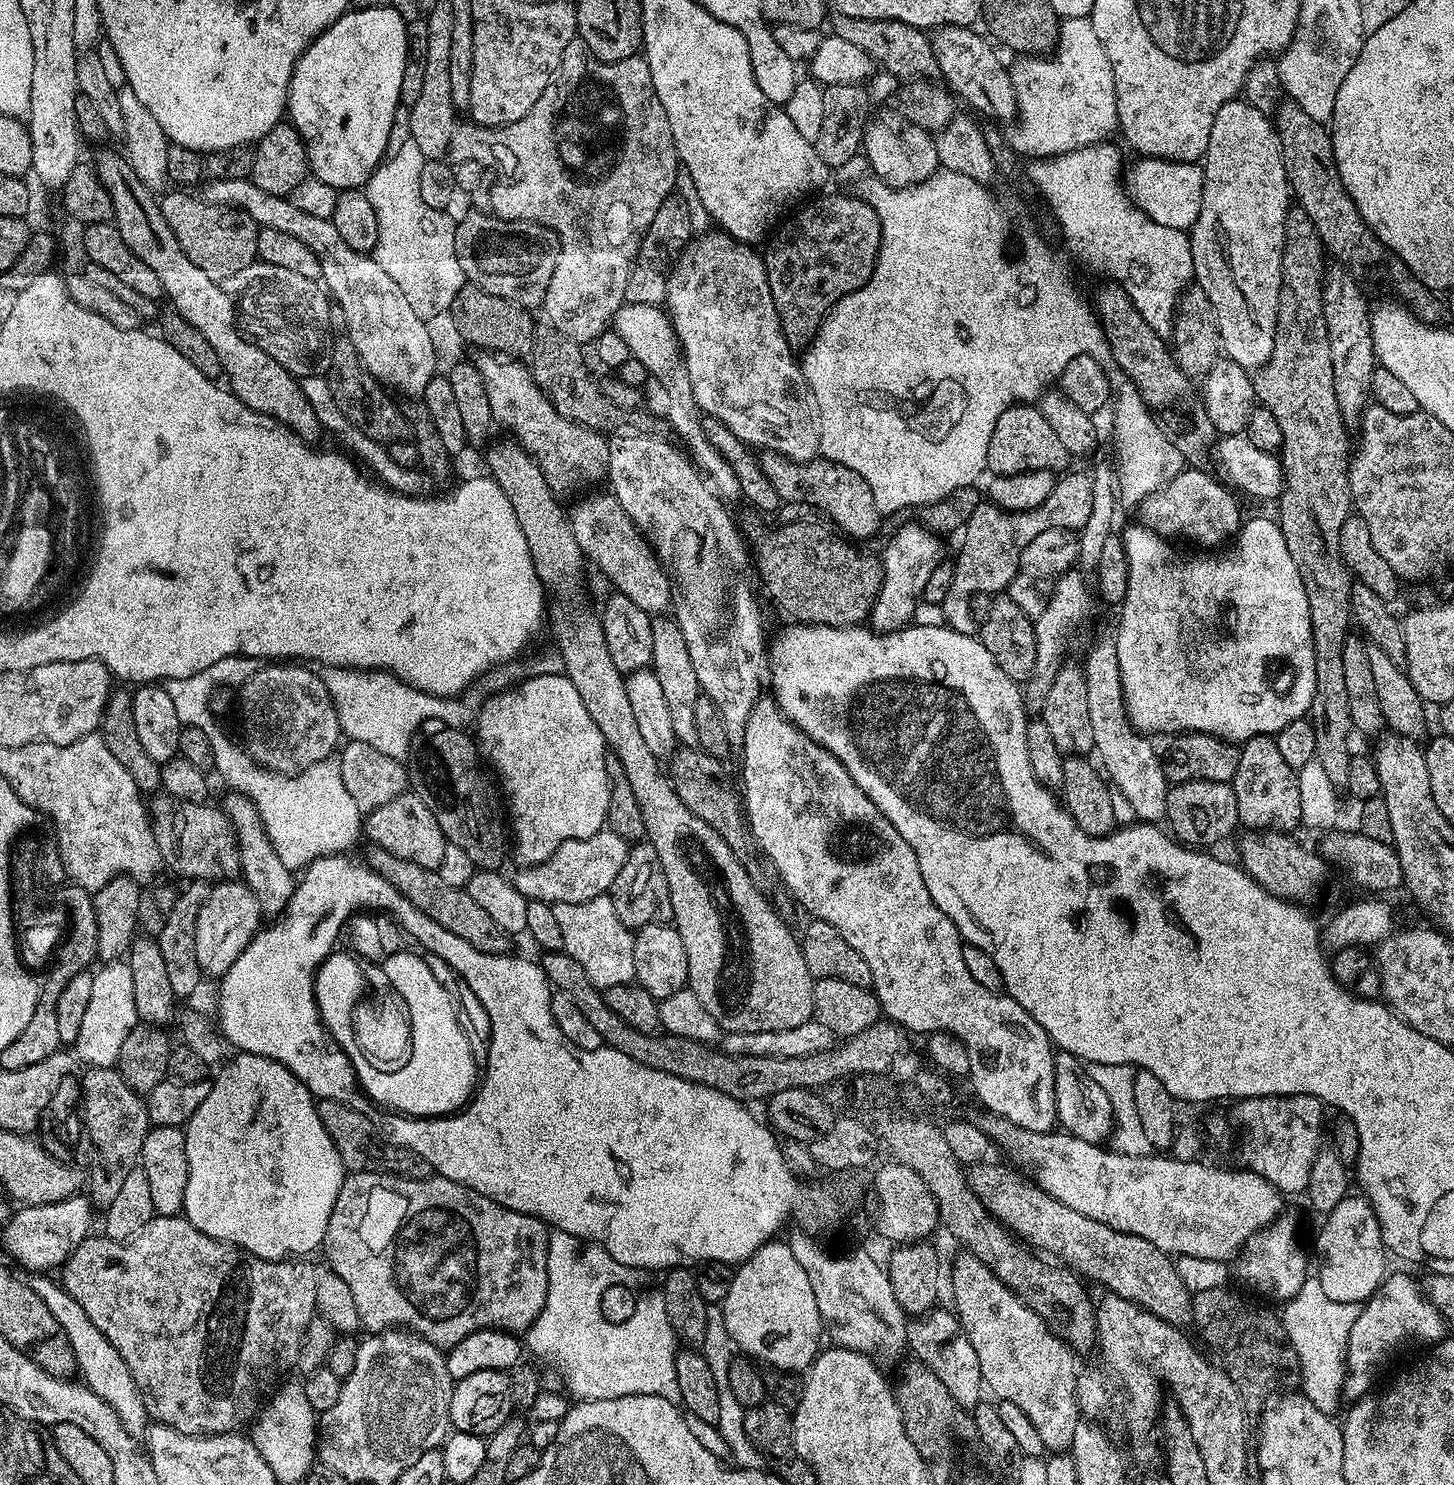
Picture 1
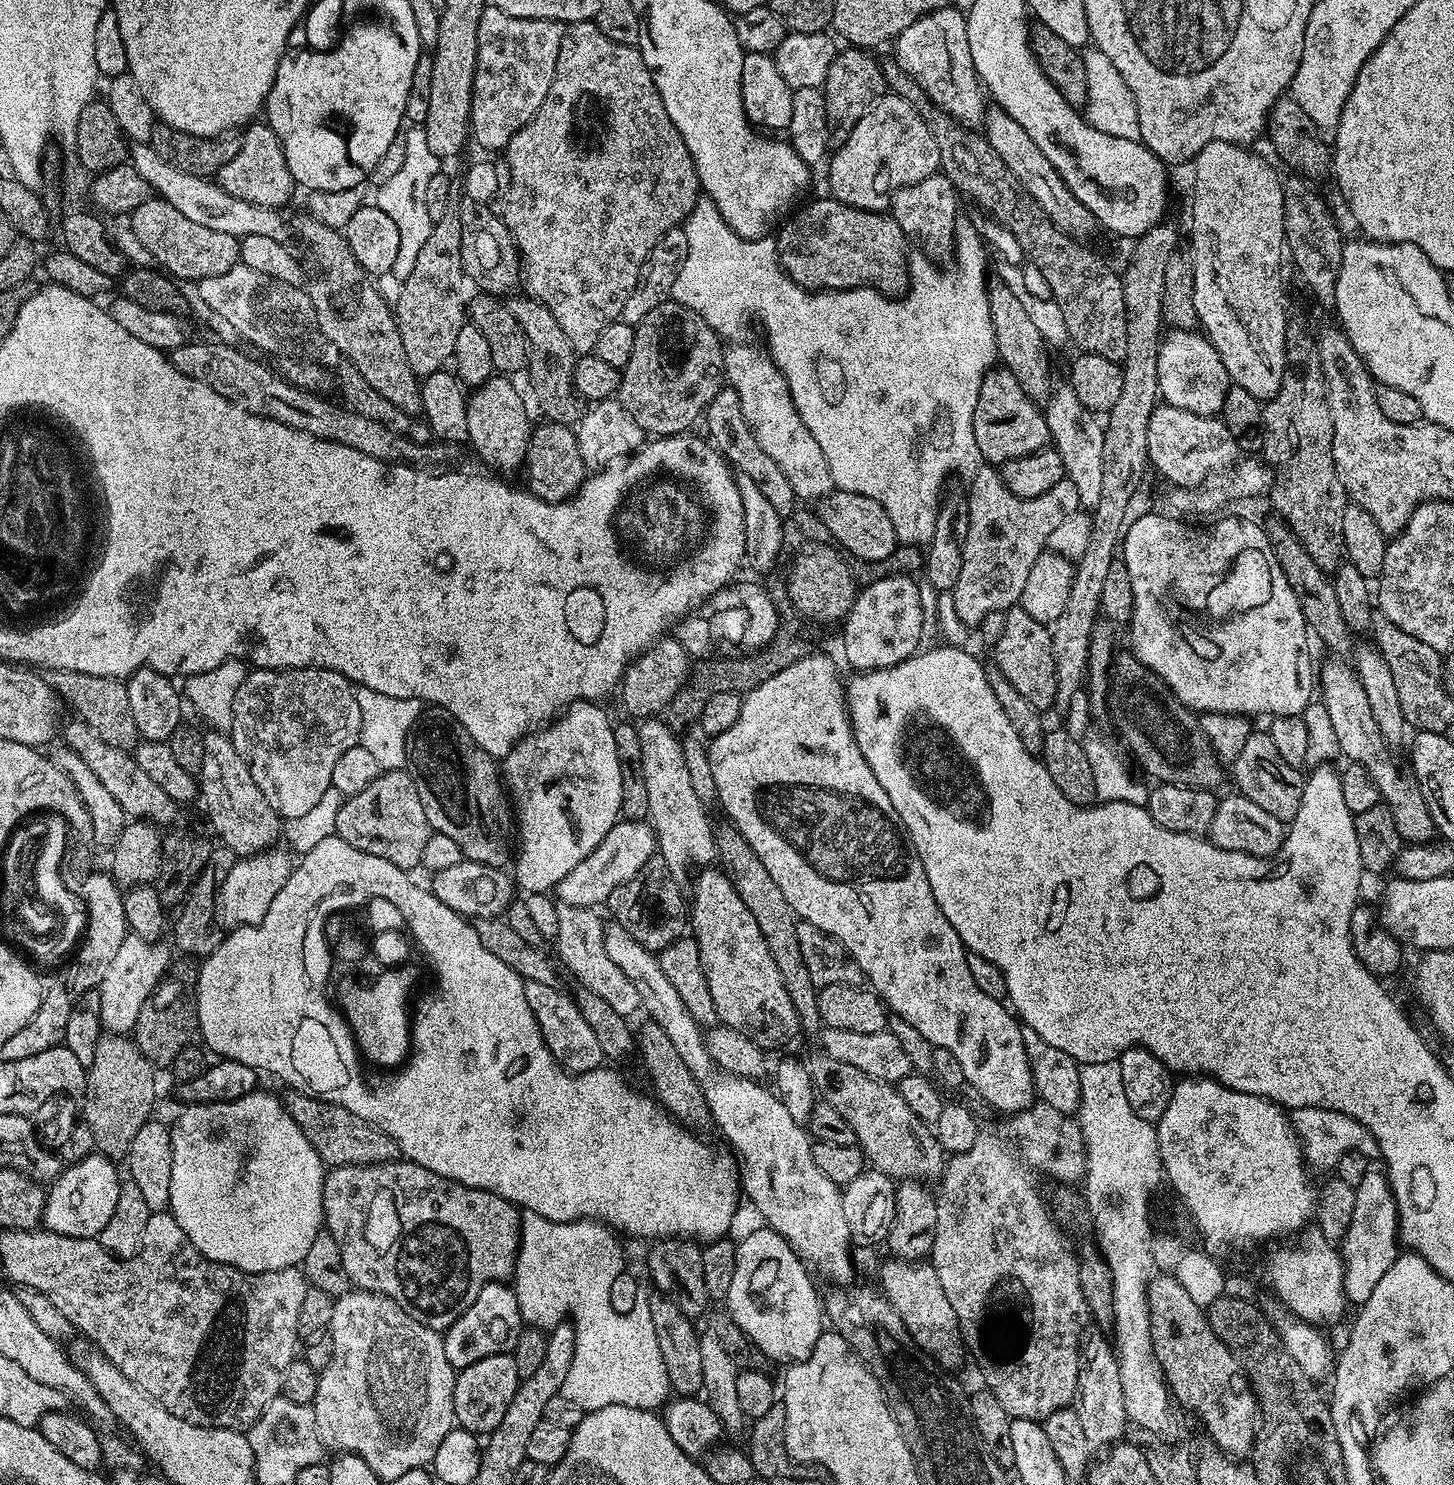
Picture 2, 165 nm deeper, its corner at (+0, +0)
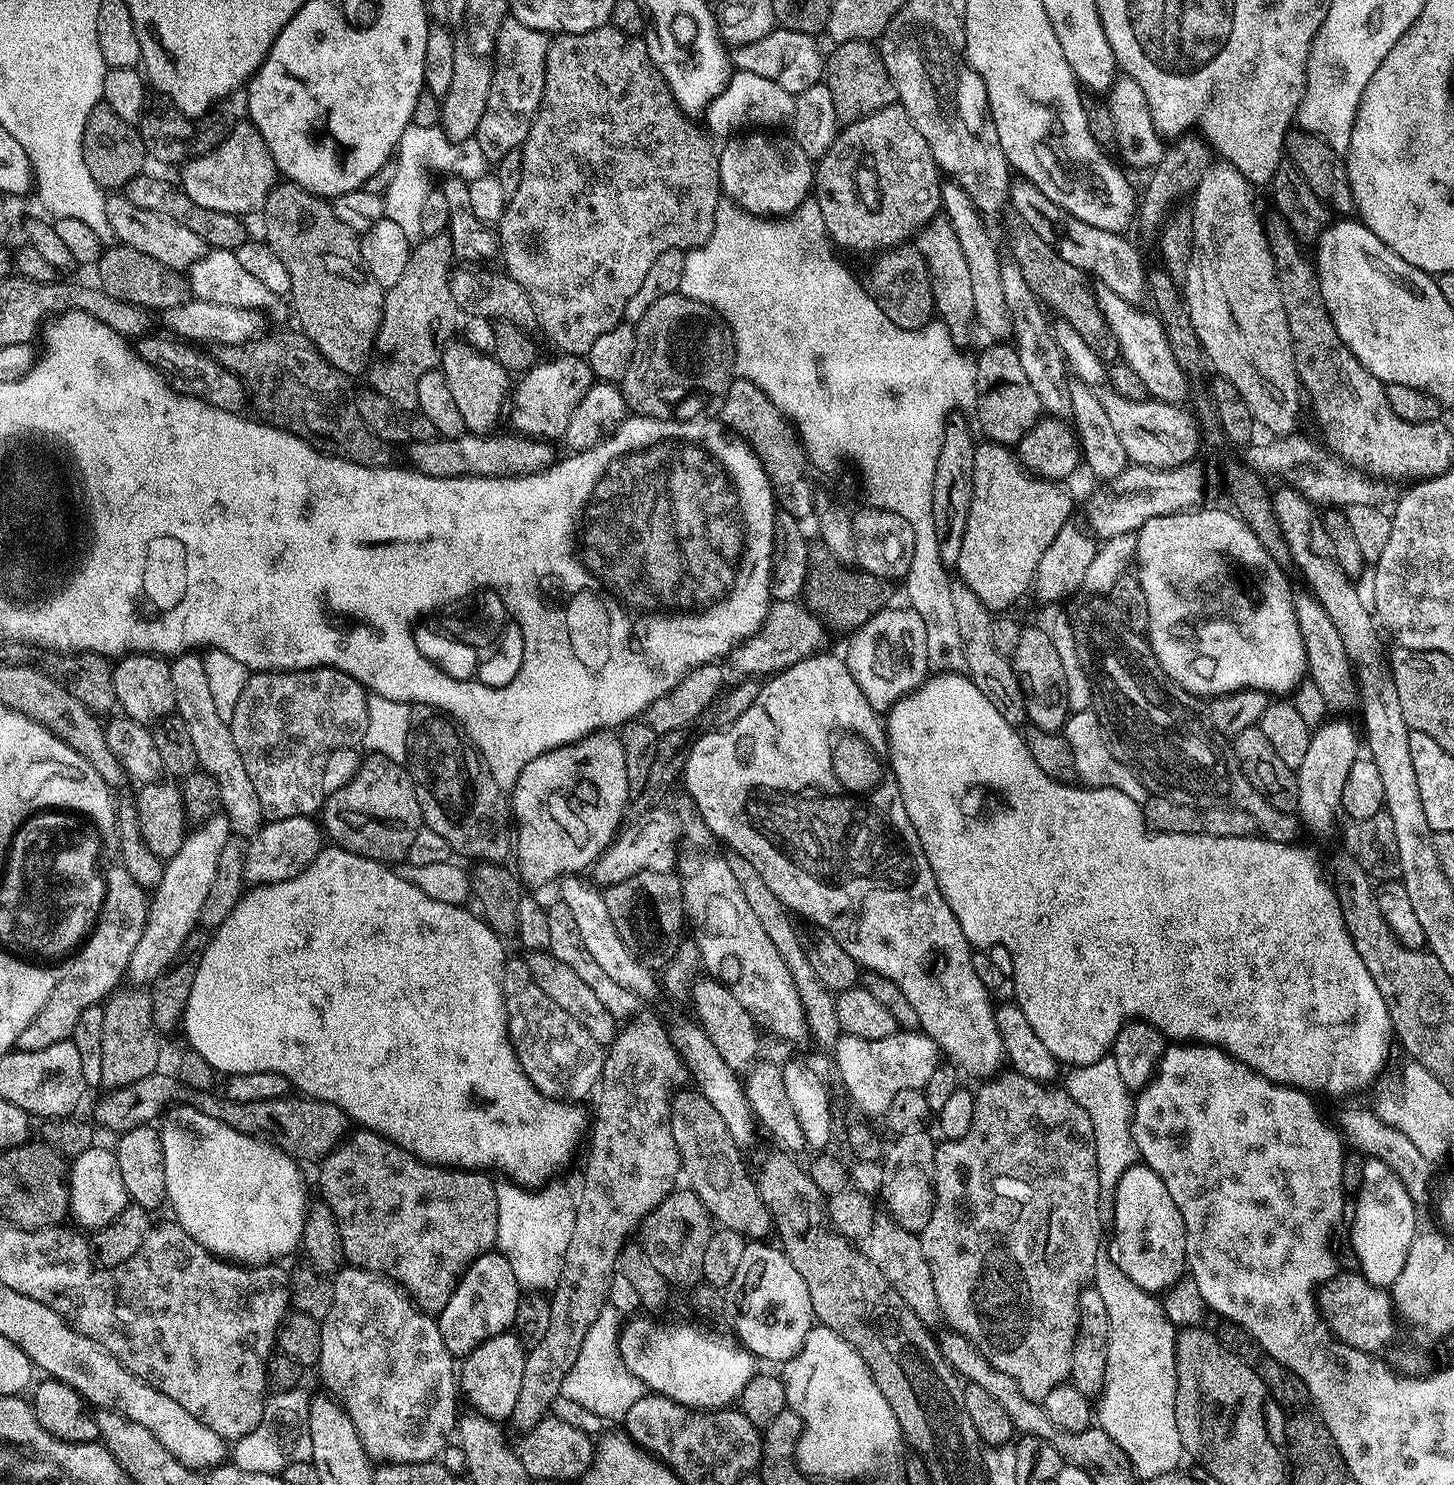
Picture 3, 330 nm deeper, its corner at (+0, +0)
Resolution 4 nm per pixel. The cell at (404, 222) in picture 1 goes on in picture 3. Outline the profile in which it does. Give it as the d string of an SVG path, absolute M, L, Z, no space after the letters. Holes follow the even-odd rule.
M409 124L402 134L400 147L394 156L395 163L400 163L392 181L388 184L388 192L383 193L385 217L399 224L404 224L406 218L404 212L415 213L420 206L420 199L426 191L426 185L420 181L420 167L429 164L437 168L443 174L462 176L465 178L478 179L489 175L490 162L486 154L482 154L482 146L478 146L475 138L469 138L463 142L457 142L445 134L443 128L427 128L426 126L414 126Z

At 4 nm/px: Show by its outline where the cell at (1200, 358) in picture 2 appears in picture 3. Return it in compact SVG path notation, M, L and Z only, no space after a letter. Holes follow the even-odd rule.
M1097 283L1094 295L1102 318L1114 334L1116 345L1120 348L1120 360L1128 364L1130 370L1134 370L1134 374L1139 374L1151 399L1179 405L1188 395L1188 381L1171 354L1160 321L1151 315L1142 316L1137 307L1130 302L1122 302L1122 298L1118 298L1118 294L1114 294L1114 290L1110 290L1110 286L1105 284Z

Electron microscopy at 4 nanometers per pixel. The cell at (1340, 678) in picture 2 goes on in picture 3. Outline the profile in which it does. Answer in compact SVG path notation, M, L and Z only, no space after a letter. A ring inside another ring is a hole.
M1307 590L1297 591L1293 595L1292 605L1298 622L1298 630L1302 634L1306 670L1310 675L1311 683L1316 684L1318 690L1322 690L1322 698L1333 709L1350 707L1356 700L1354 665L1348 659L1346 646L1342 646L1342 634L1338 634L1338 626L1334 626L1334 622L1330 622L1330 614L1326 614L1326 610L1322 610L1322 606Z

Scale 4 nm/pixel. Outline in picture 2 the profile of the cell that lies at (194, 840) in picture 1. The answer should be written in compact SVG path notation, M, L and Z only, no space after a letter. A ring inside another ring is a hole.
M73 718L66 724L67 722L62 728L62 736L64 732L64 740L67 743L65 745L76 752L90 770L93 770L102 786L105 786L114 800L122 806L127 817L144 819L162 828L172 826L168 824L175 822L180 811L179 805L166 794L162 786L150 780L146 770L137 765L135 757L127 749L107 745L84 720Z

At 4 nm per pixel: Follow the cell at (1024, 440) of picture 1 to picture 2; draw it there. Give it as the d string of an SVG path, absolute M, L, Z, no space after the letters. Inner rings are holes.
M993 366L982 378L978 406L974 406L974 438L981 457L989 465L999 466L1008 460L1032 454L1049 447L1050 437L1041 405L1022 390L1010 369Z

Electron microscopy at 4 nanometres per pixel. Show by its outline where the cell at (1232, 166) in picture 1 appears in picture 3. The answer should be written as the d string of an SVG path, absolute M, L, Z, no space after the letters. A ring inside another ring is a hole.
M1223 162L1206 170L1202 182L1198 182L1191 197L1193 214L1193 252L1188 273L1182 281L1184 300L1188 306L1190 321L1200 339L1207 363L1221 376L1234 382L1234 390L1246 398L1250 414L1261 429L1269 428L1273 437L1295 433L1296 415L1300 412L1302 385L1296 377L1292 361L1290 326L1286 322L1286 310L1280 301L1280 291L1274 270L1274 258L1270 254L1264 227L1252 210L1252 192L1244 175Z

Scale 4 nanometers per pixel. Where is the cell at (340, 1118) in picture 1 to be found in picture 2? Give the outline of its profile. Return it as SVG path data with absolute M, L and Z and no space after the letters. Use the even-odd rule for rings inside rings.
M292 1090L283 1097L285 1108L298 1124L298 1130L306 1134L310 1146L318 1150L320 1159L332 1168L341 1168L351 1164L390 1164L401 1159L400 1147L385 1132L362 1122L350 1110L313 1096L302 1096Z

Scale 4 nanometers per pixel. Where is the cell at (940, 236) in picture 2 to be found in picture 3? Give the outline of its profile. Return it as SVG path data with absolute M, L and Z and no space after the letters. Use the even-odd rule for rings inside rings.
M937 218L920 230L914 246L926 258L926 266L932 275L932 289L936 303L935 315L939 323L947 326L953 344L964 346L972 336L976 315L974 314L974 293L970 286L970 269L966 258L962 255L958 236L954 234L954 228L946 218Z

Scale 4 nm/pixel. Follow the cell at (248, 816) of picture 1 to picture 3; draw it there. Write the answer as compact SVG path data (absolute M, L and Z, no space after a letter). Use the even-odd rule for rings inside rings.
M185 650L170 663L170 682L174 686L175 715L186 722L186 730L194 742L196 763L203 771L210 773L218 782L220 790L220 808L232 823L235 835L251 838L260 831L265 819L259 808L258 797L253 783L242 764L242 757L234 744L234 734L229 721L218 714L214 698L210 695L210 681L206 678L206 666L203 655L196 650Z

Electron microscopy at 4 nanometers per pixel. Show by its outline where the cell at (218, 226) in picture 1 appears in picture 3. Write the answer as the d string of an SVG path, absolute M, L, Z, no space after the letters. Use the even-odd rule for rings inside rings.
M109 195L105 204L106 222L110 224L113 237L134 250L142 250L142 254L162 262L162 266L184 272L206 251L206 245L202 238L198 238L198 234L186 230L186 226L178 226L178 222L174 222L174 218L166 218L166 214L154 214L154 210L142 210L142 206L134 206L127 195Z

